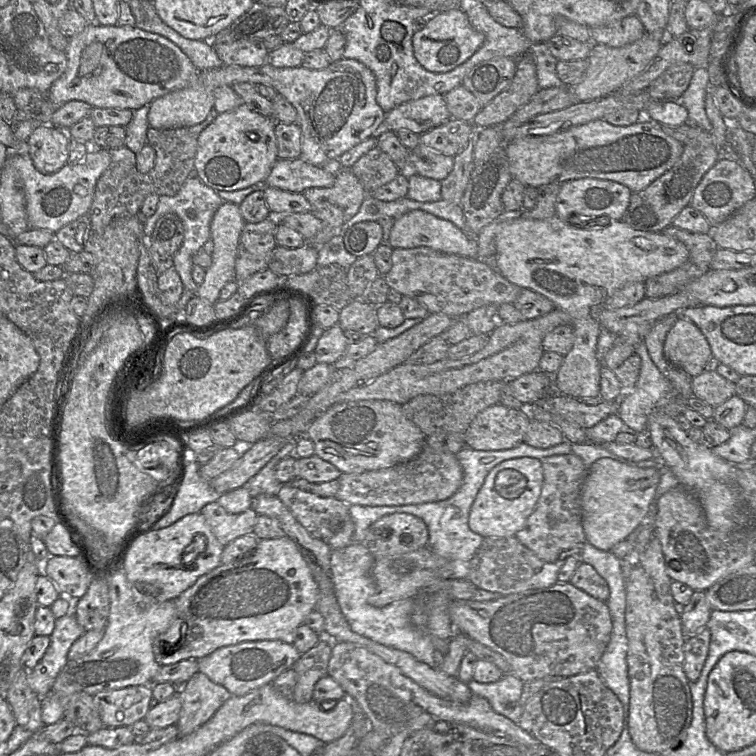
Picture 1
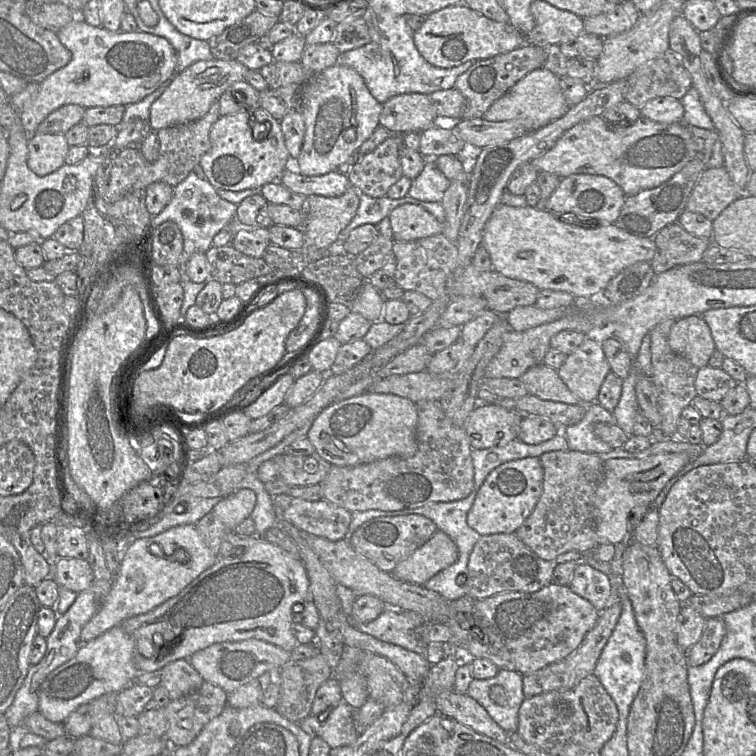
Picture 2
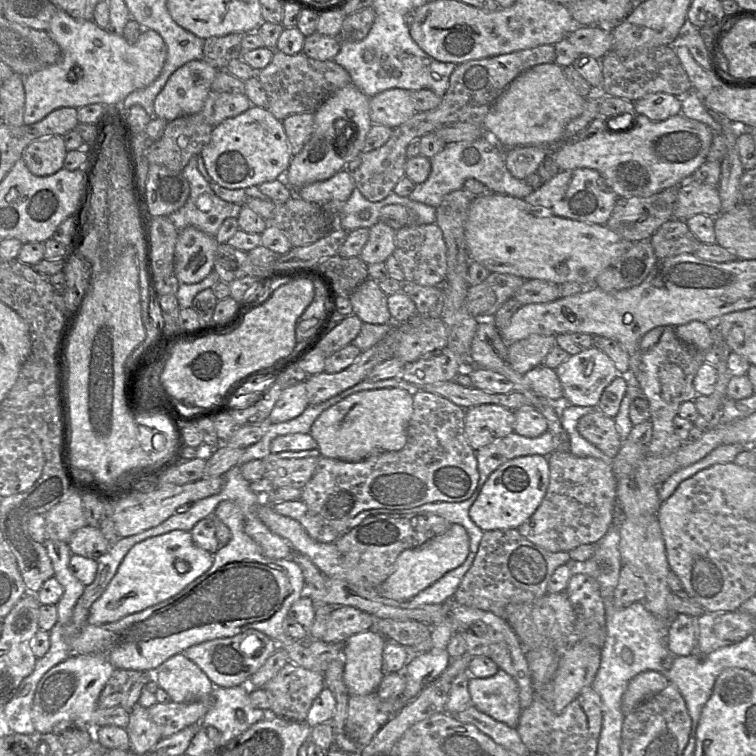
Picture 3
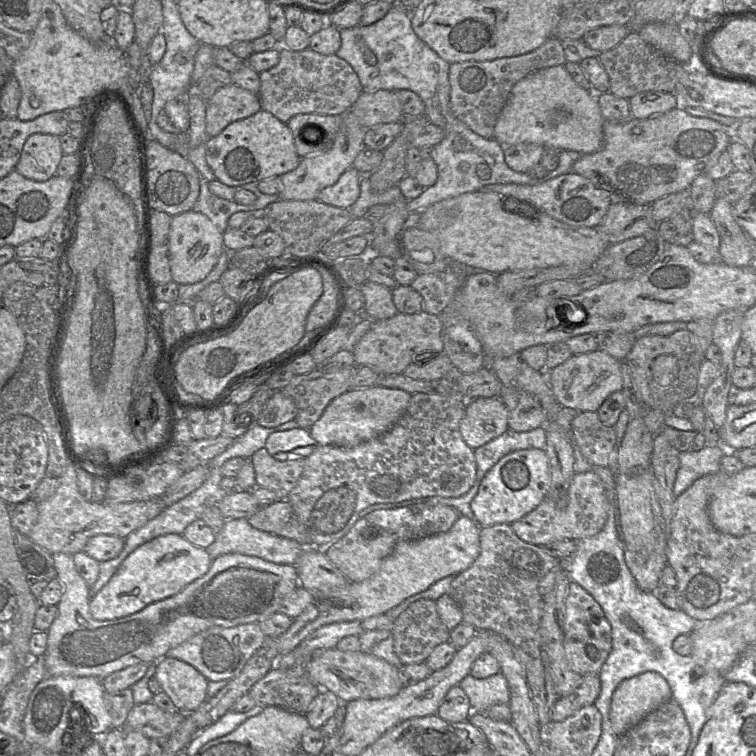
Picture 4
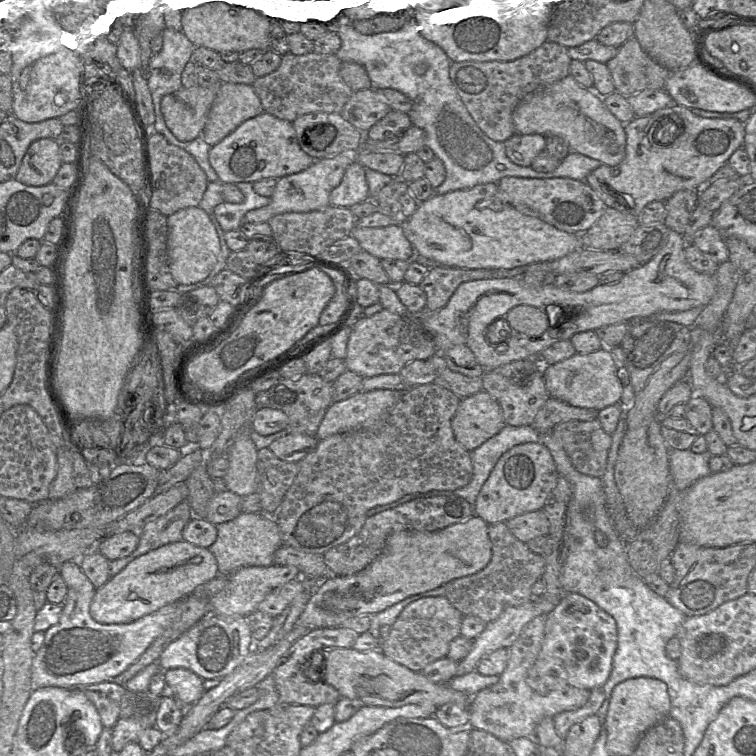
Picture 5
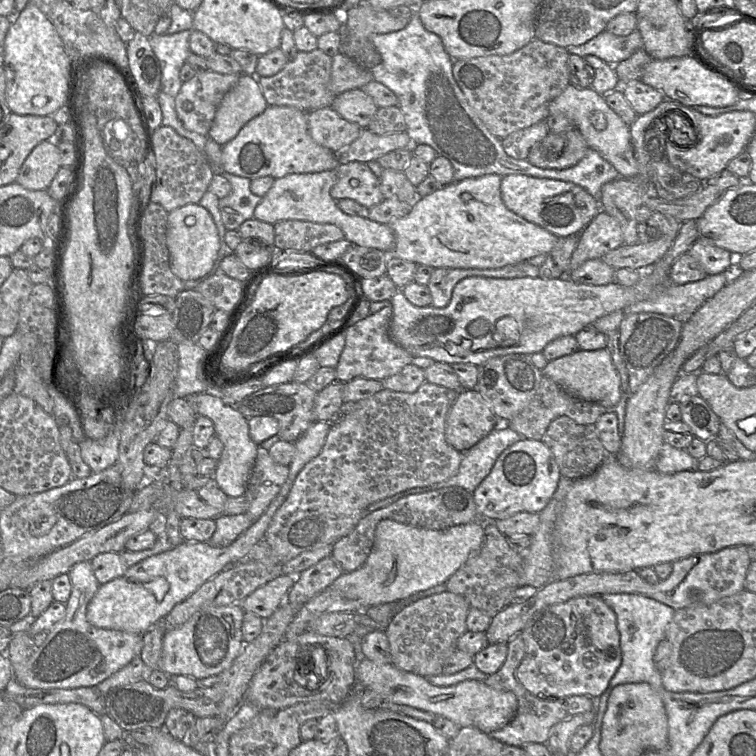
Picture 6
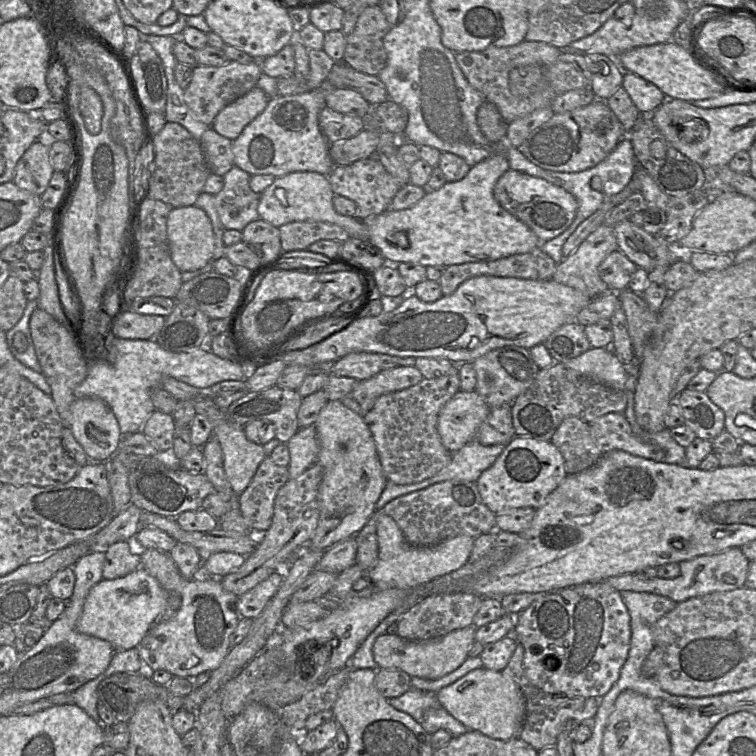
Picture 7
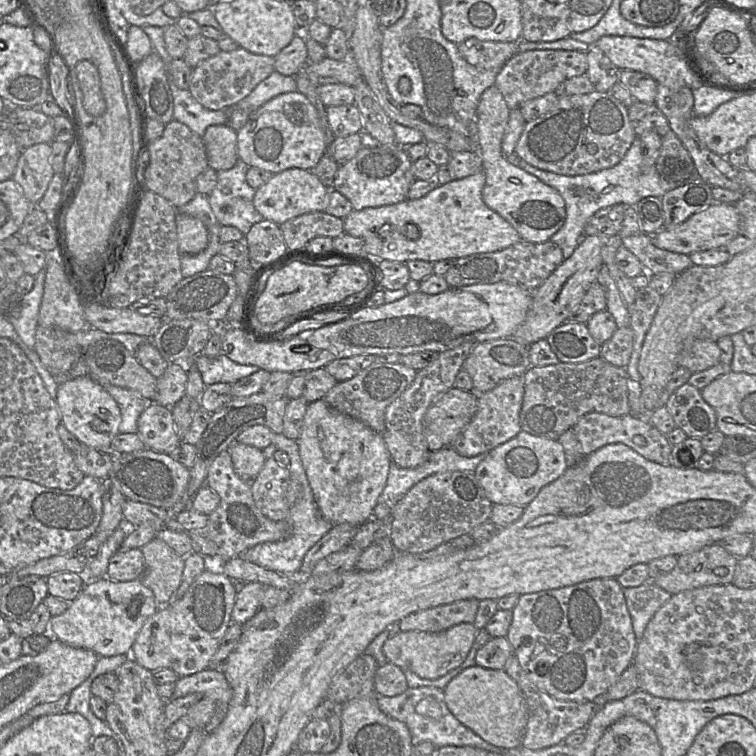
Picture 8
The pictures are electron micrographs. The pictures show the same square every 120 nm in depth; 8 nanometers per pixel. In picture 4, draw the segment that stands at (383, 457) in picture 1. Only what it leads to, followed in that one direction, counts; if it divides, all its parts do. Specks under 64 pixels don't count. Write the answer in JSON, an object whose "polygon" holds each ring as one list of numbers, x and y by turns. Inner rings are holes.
{"polygon":[[380,385,348,390,328,404,309,432,318,446,353,448,387,432,404,414,410,399,411,394,404,390]]}

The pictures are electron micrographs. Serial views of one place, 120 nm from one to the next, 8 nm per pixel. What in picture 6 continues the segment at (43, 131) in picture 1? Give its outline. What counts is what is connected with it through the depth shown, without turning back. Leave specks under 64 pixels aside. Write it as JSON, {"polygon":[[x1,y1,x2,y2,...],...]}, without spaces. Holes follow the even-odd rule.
{"polygon":[[44,140,27,156,16,182,28,190,47,190,59,168,57,143,54,140]]}

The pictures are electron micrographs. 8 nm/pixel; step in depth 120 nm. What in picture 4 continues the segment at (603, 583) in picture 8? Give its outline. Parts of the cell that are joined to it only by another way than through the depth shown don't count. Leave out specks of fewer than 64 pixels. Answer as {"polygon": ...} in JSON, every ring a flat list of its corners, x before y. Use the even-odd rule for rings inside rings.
{"polygon":[[571,581,565,602,564,650,571,669,581,676,599,674,612,649,611,625,598,602,579,584]]}

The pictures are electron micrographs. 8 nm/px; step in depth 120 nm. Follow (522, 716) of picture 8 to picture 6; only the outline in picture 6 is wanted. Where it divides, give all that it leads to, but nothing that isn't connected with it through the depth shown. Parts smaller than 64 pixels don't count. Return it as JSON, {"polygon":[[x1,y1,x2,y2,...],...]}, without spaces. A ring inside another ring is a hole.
{"polygon":[[367,658,357,662,355,675,357,685,379,693,390,703,428,711,453,721,460,728,472,726,486,734,507,725,518,709,518,700,514,693,493,689,480,680,466,680,451,686,435,686,428,678,401,670,393,663,378,664]]}

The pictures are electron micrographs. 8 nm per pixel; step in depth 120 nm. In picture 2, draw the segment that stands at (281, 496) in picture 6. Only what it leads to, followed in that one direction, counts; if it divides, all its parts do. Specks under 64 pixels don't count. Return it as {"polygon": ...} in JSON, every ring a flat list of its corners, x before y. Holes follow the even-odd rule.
{"polygon":[[192,524,178,525,156,536,134,540,124,552,120,568,113,578,111,590,105,601,82,629,81,644,176,596,216,561,217,555,208,548,196,526]]}

